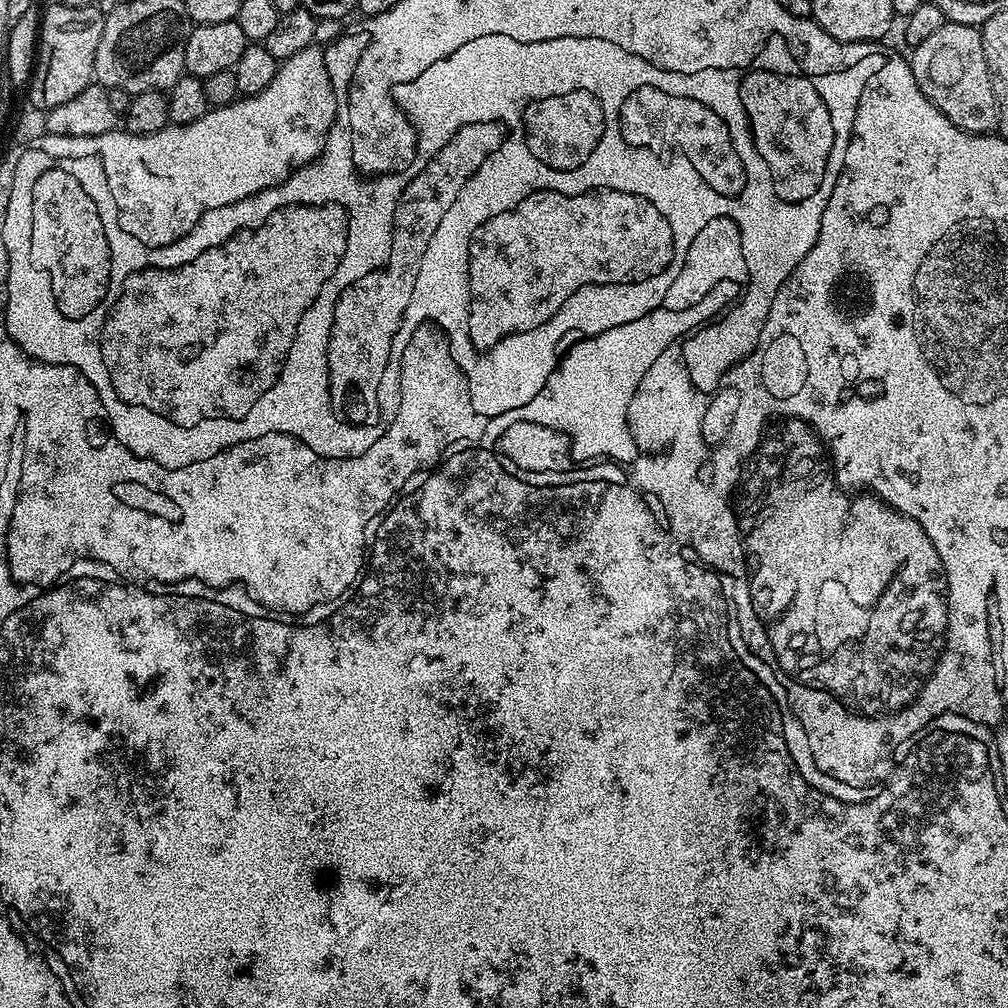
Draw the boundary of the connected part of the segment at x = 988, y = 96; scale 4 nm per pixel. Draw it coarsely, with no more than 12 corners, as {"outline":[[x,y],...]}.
{"outline":[[945,22],[911,49],[926,94],[954,126],[997,127],[979,27]]}

